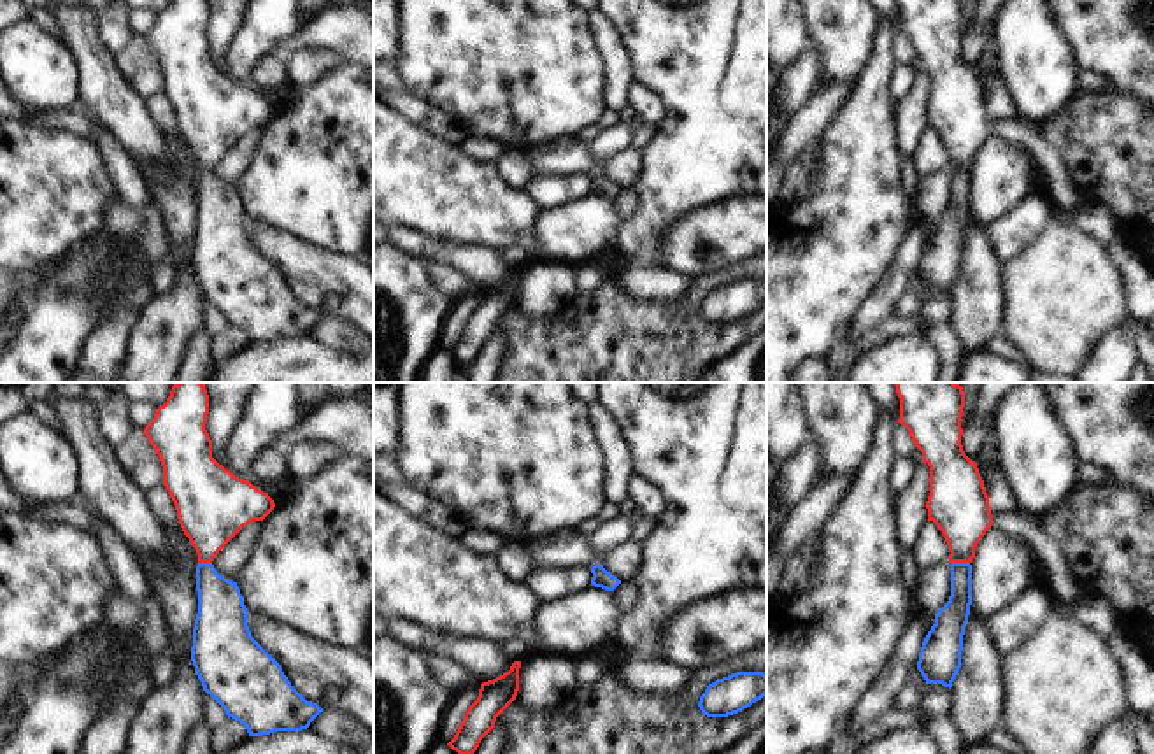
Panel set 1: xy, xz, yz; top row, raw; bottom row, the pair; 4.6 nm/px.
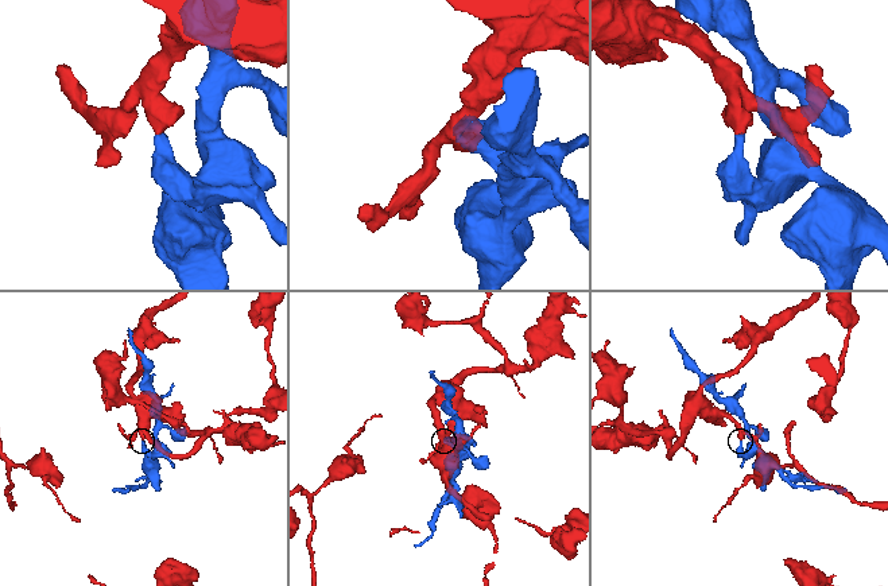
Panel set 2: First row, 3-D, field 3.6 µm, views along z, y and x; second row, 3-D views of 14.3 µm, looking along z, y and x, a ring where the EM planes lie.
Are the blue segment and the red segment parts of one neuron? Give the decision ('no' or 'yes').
no

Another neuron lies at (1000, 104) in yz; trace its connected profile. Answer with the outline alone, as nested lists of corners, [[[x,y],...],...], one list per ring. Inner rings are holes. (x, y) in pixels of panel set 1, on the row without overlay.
[[[998,74],[991,75],[982,88],[986,100],[989,103],[989,117],[993,123],[1000,119],[1019,117],[1017,109],[1010,98],[1010,93]]]

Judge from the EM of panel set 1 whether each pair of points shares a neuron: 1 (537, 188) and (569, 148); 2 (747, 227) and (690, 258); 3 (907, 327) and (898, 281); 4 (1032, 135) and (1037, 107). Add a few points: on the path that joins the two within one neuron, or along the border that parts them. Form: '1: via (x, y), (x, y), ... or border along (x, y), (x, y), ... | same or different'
1: border along (586, 172), (535, 177) | different
2: via (730, 232), (695, 241) | same
3: border along (891, 314), (856, 339) | different
4: border along (1019, 116), (1039, 130) | different

